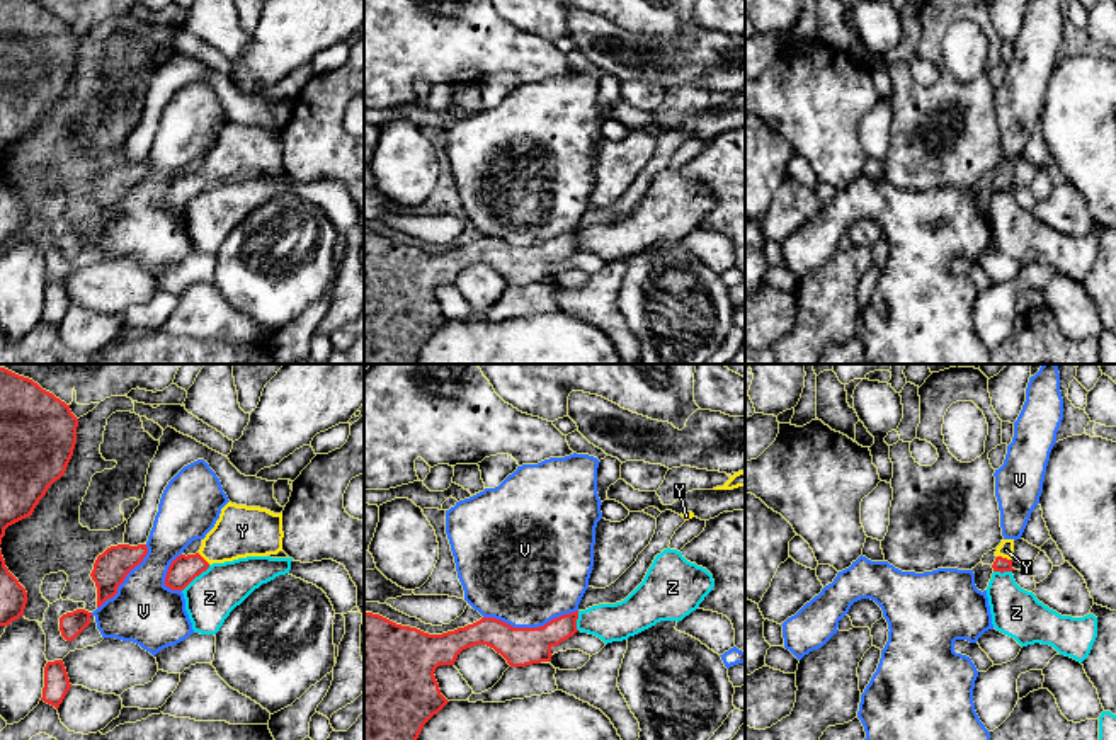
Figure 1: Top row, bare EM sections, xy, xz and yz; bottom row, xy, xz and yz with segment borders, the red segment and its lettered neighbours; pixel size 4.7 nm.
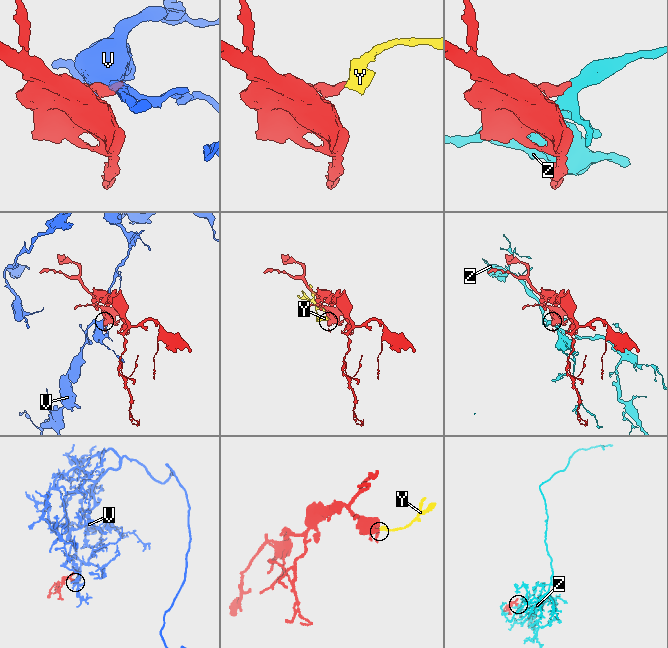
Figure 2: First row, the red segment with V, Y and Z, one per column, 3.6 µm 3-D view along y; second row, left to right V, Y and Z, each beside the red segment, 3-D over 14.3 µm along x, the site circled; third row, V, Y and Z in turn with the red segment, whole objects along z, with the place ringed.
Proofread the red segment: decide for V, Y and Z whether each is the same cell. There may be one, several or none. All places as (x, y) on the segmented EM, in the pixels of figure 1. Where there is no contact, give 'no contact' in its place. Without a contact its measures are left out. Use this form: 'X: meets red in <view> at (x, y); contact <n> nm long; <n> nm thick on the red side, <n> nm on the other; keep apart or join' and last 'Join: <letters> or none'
V: meets red in xz at (529, 628); contact 440 nm long; 180 nm thick on the red side, 480 nm on the other; keep apart
Y: meets red in yz at (1004, 558); contact 80 nm long; 70 nm thick on the red side, 80 nm on the other; join
Z: meets red in xy at (196, 575); contact 180 nm long; 140 nm thick on the red side, 240 nm on the other; keep apart
Join: Y

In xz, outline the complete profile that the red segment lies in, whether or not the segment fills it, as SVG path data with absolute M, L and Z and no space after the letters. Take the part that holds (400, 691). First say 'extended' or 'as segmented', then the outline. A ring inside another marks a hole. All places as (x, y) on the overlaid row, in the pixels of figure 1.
as segmented; M578 611L555 618L539 628L514 628L495 618L481 618L454 631L429 635L379 614L364 612L364 740L417 740L424 725L449 703L441 694L436 669L454 665L463 650L487 645L510 667L549 662L551 648L578 631L577 619Z

